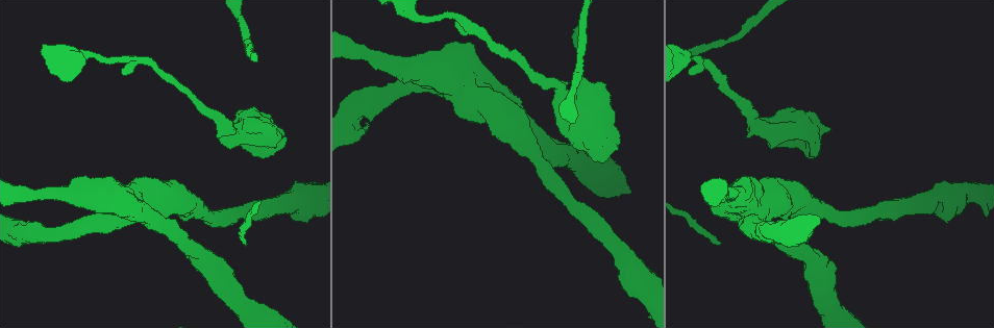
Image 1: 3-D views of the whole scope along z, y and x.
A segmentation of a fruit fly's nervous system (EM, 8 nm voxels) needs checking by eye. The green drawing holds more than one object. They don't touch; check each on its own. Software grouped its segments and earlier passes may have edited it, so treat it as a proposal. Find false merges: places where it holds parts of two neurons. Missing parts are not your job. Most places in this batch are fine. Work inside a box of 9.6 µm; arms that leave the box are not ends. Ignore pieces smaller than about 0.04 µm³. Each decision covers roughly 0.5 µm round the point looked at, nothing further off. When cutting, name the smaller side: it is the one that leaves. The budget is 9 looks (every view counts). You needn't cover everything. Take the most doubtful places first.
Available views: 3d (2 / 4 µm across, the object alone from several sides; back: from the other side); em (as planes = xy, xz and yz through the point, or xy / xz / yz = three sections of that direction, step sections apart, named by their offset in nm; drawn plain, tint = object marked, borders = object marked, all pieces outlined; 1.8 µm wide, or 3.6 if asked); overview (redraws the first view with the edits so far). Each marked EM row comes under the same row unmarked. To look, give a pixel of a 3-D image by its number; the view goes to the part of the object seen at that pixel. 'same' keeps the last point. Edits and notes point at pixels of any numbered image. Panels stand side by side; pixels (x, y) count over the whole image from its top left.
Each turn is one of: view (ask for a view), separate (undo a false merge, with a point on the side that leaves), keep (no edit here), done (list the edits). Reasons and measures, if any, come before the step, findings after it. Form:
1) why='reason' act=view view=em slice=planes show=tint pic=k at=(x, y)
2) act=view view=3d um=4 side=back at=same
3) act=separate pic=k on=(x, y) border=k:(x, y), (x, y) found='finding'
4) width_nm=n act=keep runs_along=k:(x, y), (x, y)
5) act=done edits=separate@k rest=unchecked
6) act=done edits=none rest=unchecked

why='thick turns thin' act=view view=em um=3.6 slice=yz step=4 show=tint pic=1 at=(479, 85)

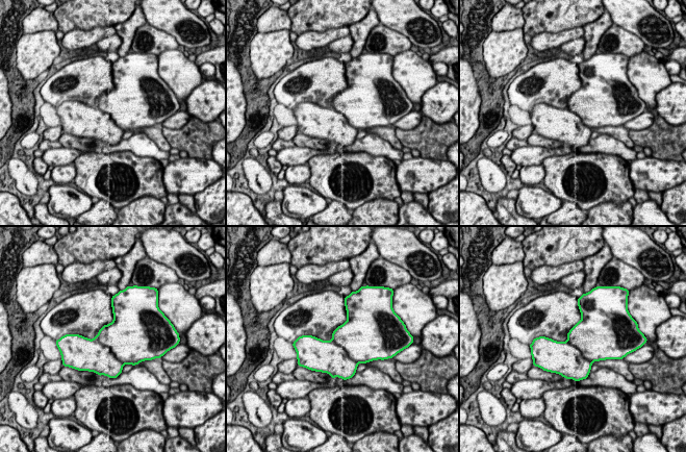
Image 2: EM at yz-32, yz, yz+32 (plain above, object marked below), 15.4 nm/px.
why='cut it another way' act=view view=em um=3.6 slice=planes show=tint at=same

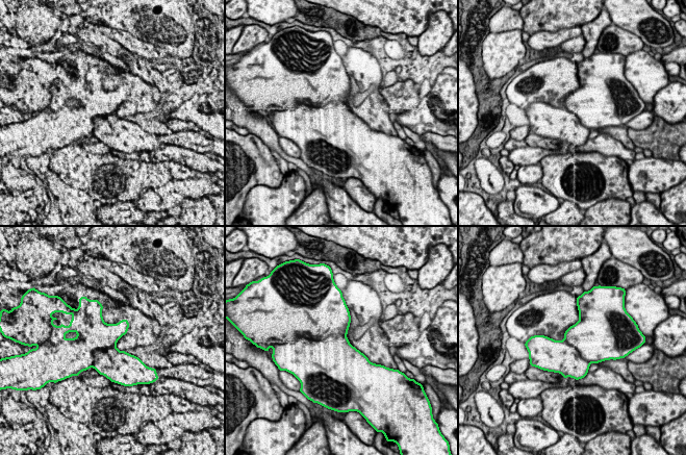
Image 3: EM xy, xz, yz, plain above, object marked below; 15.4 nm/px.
act=separate pic=3 on=(319, 324) border=3:(346, 335), (306, 337) found='two neurons meet here'

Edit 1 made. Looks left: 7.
act=view view=3d um=4 pic=1 at=(610, 143)

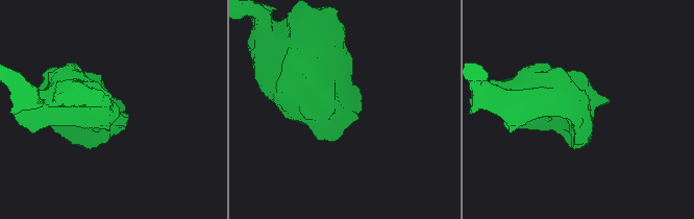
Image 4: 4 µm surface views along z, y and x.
why='now the EM' act=view view=em slice=planes show=tint pic=4 at=(344, 107)

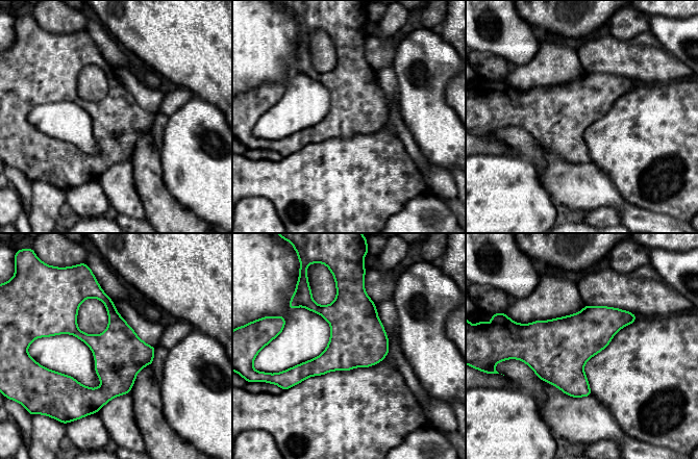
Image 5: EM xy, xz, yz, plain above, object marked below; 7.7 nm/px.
width_nm=400 act=keep found='continuous, no second neuron'

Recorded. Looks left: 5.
why='a narrow waist' act=view view=3d um=4 pic=1 at=(243, 42)

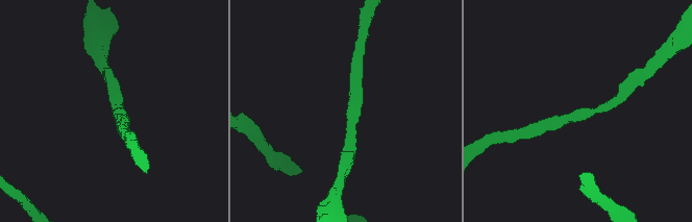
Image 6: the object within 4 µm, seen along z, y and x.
arm_widths_nm=200,220 why='shape alone is not enough' act=view view=em slice=planes show=tint pic=6 at=(118, 112)

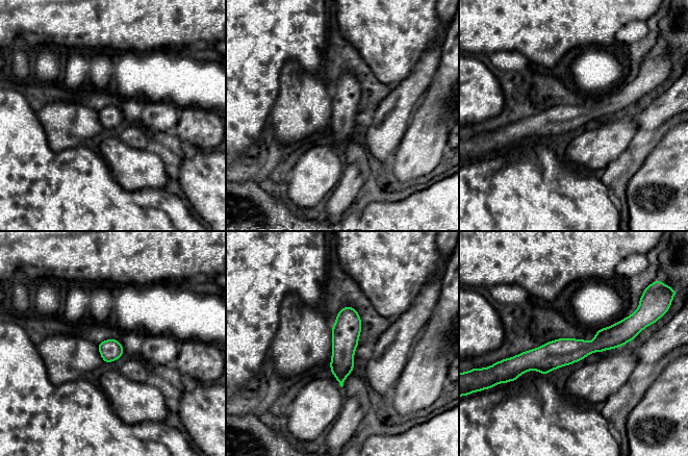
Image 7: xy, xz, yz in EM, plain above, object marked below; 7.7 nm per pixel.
act=keep runs_along=7:(635, 329), (543, 359), (514, 359) found='continuous, no second neuron'

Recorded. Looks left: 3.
act=done edits=separate@3 rest=unchecked

